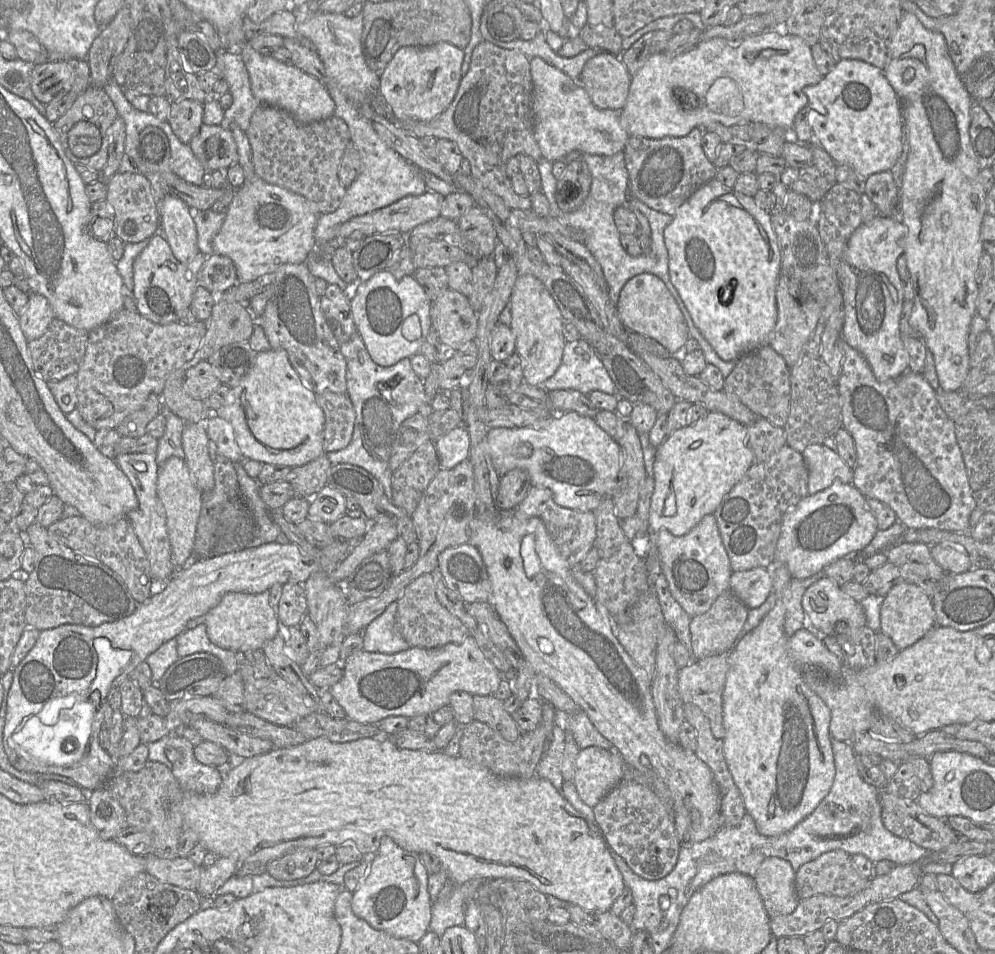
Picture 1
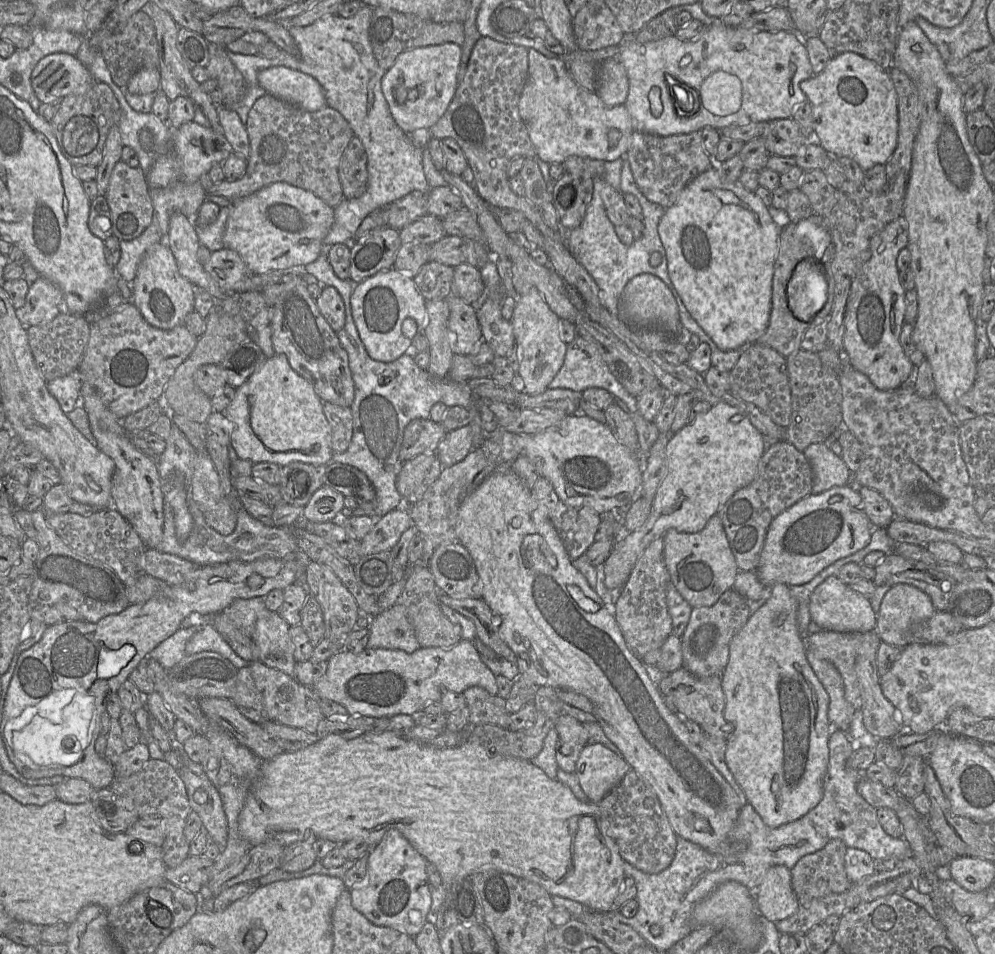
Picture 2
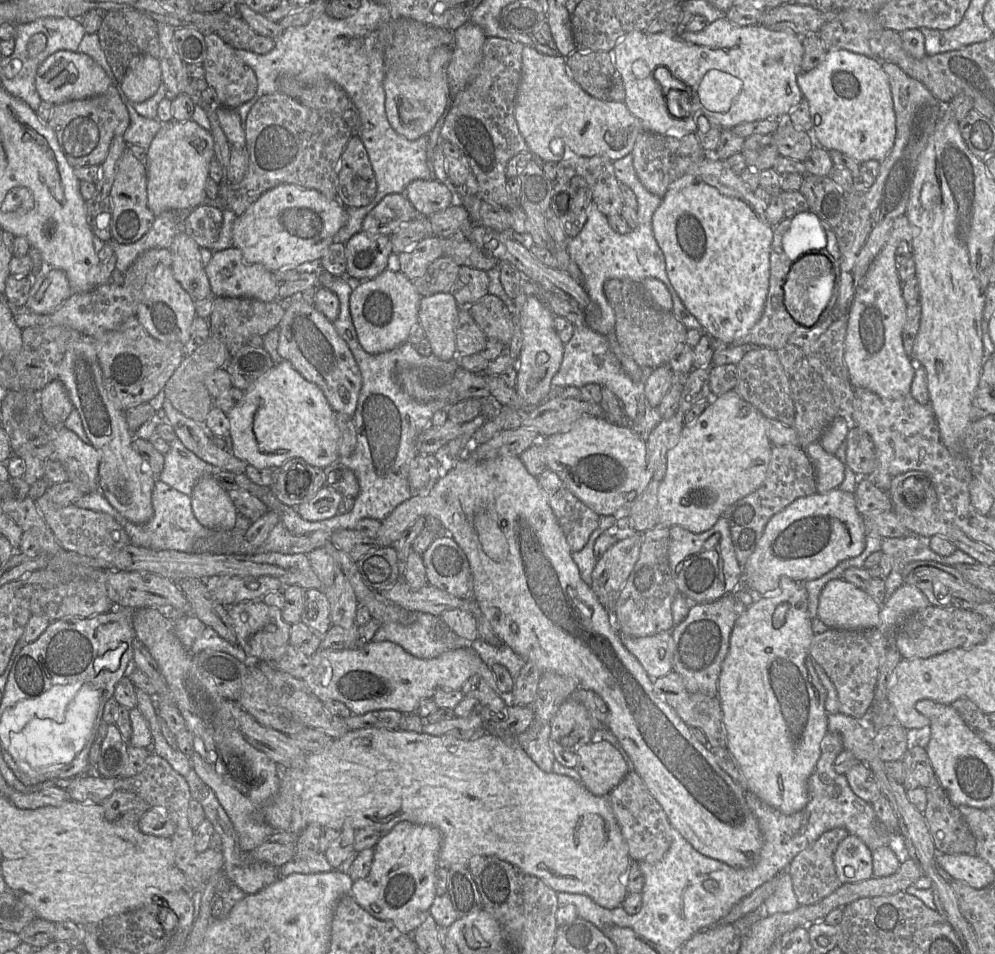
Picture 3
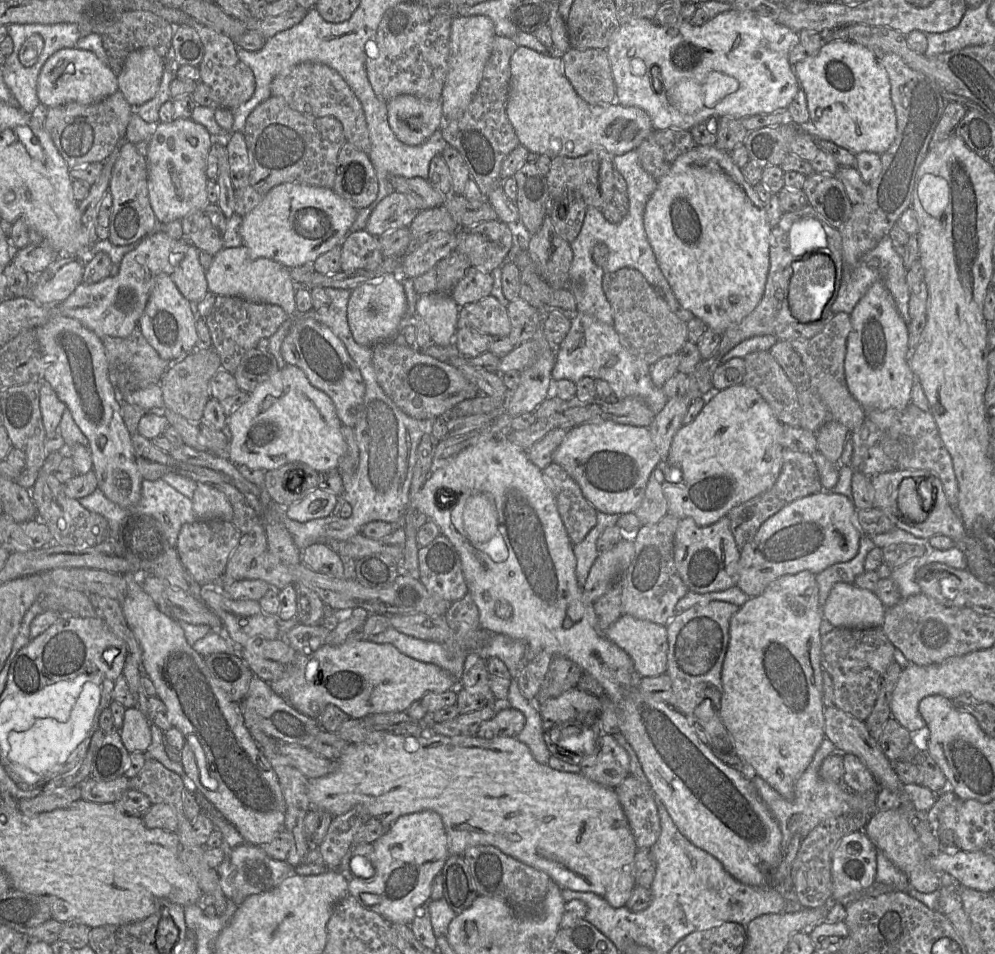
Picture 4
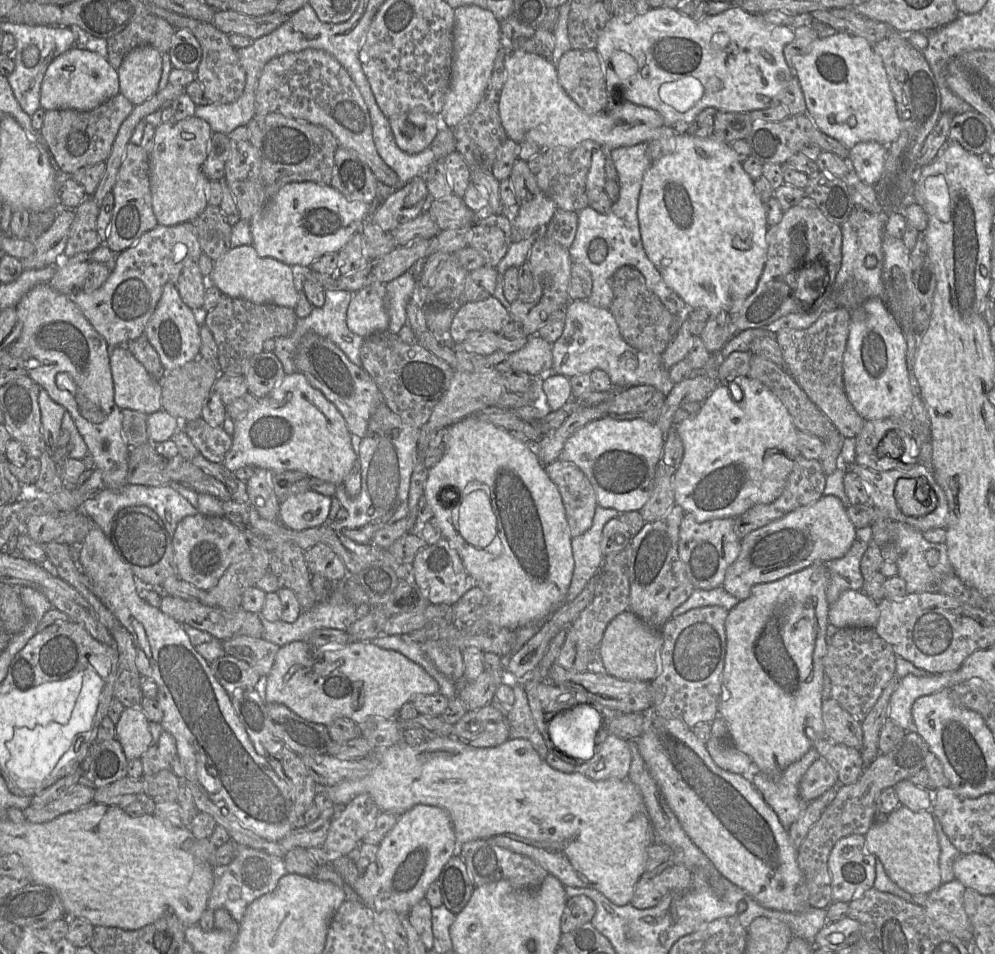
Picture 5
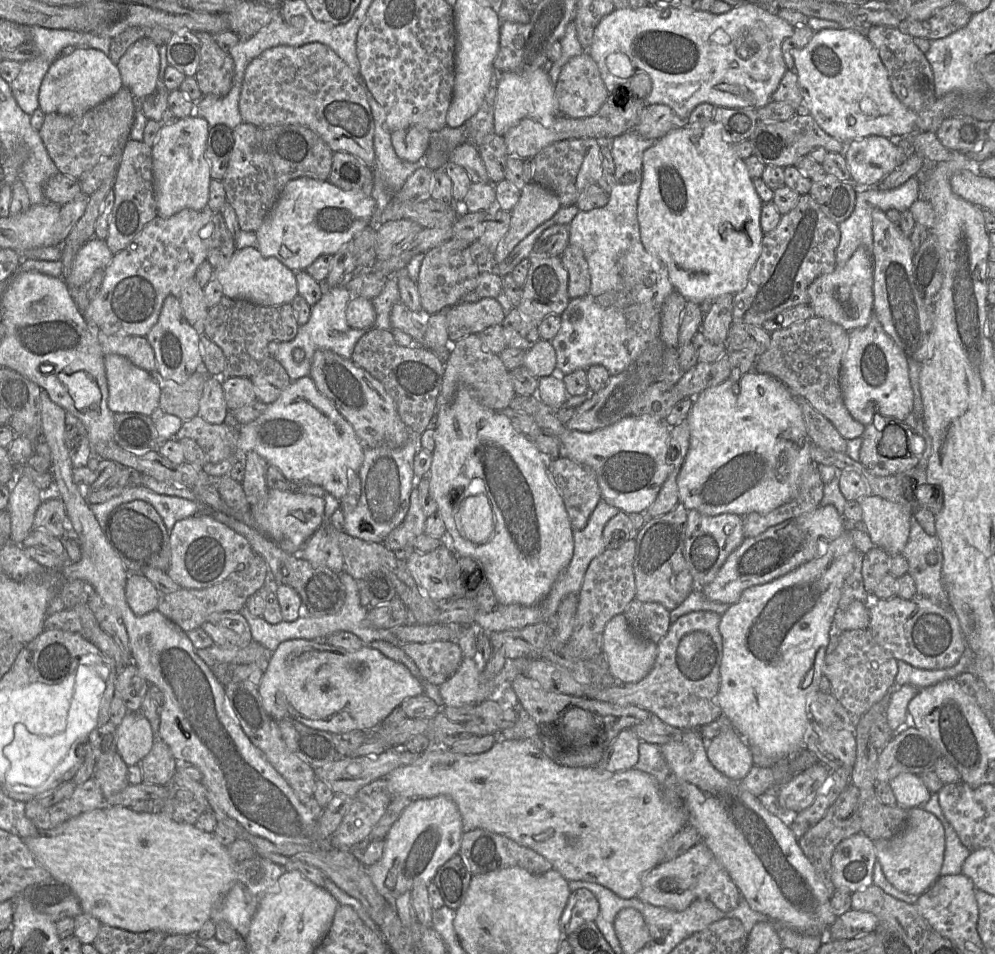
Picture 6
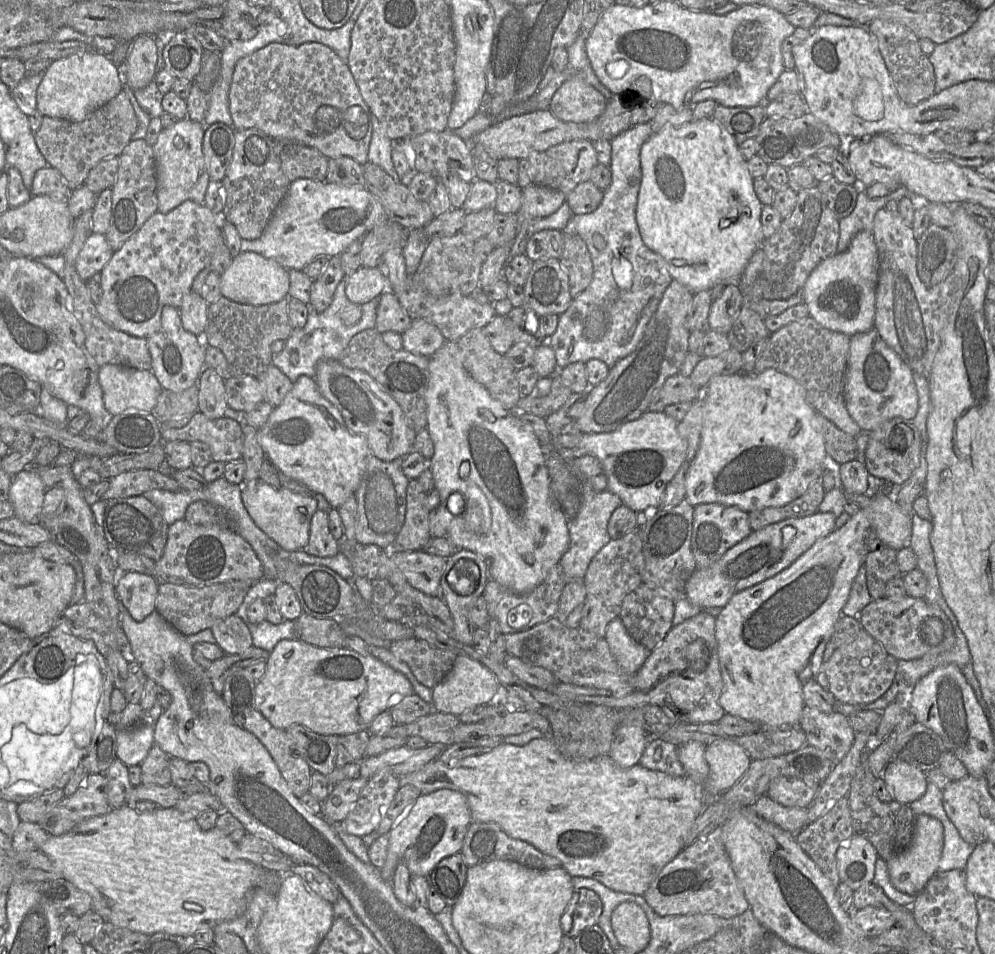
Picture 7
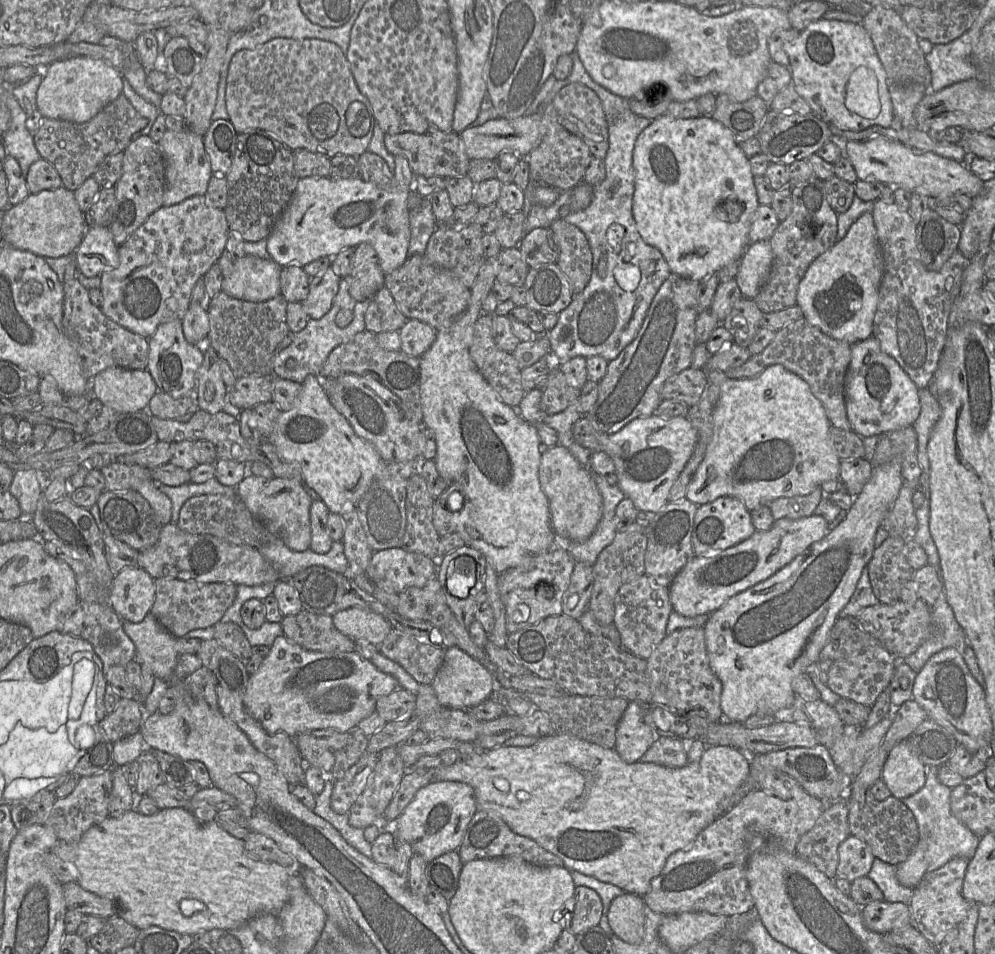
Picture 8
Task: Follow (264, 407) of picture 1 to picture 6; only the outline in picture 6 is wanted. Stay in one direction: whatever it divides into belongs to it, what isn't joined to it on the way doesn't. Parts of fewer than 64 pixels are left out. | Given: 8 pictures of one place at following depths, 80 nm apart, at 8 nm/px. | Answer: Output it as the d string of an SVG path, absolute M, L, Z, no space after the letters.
M303 376L292 381L276 401L267 405L261 416L238 427L240 436L236 454L234 457L217 463L206 463L202 468L209 476L227 475L236 459L244 458L248 452L254 451L262 456L268 464L276 466L287 479L295 483L319 485L326 493L341 501L347 494L351 474L359 471L364 460L364 444L334 403L320 393L310 376Z

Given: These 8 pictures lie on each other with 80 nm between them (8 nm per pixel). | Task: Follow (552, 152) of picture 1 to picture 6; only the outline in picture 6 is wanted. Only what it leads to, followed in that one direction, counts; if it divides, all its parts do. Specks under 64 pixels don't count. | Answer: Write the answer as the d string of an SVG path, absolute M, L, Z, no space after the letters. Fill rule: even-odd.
M544 68L532 72L502 72L494 102L494 133L503 136L522 119L528 118L549 126L559 115L555 96L555 85ZM646 105L633 129L645 139L660 139L674 128L686 127L688 120L678 117L667 105Z

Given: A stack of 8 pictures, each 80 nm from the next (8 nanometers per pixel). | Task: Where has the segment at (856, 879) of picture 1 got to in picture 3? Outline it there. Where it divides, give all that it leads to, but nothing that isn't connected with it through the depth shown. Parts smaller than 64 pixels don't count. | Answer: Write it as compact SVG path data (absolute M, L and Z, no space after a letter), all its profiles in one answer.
M844 828L828 830L793 858L787 871L791 876L793 890L799 905L816 904L842 885L836 875L833 855L838 844L848 835L848 831Z

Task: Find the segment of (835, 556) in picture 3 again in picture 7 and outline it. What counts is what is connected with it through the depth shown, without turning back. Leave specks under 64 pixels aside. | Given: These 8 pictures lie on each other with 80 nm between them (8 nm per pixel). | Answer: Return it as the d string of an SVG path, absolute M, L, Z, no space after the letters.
M815 512L810 516L788 518L752 531L714 564L705 569L696 569L685 584L688 600L699 607L723 608L731 597L744 589L769 579L789 567L821 538L835 528L837 517L832 512Z

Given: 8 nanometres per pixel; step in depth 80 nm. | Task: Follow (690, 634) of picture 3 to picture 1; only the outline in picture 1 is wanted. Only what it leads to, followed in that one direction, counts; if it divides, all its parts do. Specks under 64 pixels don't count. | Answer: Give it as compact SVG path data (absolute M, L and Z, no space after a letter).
M730 590L724 591L704 614L691 618L691 648L694 660L729 653L747 620L749 608Z

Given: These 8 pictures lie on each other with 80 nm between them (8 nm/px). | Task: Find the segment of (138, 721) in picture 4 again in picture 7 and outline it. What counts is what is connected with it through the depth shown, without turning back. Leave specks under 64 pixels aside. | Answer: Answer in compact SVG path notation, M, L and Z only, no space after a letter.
M143 721L132 728L117 730L116 755L128 767L141 766L153 745L153 721Z

